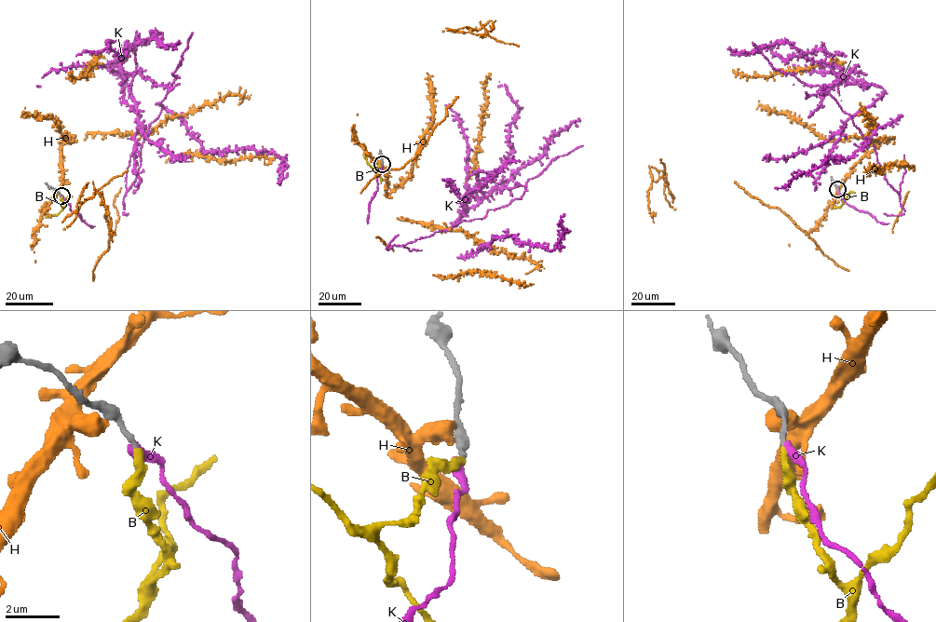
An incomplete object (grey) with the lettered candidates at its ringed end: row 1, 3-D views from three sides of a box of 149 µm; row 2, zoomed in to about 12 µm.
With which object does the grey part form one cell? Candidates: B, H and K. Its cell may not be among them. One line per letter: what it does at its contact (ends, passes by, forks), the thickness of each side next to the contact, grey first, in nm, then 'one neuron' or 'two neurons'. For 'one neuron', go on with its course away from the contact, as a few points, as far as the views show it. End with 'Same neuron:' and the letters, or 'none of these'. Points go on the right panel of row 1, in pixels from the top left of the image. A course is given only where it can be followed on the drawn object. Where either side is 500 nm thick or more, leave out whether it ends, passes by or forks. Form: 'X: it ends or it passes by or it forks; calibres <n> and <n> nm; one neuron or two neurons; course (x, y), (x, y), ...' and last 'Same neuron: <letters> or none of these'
B: it ends; calibres 180 and 240 nm; two neurons
H: calibres 300 and 650 nm; two neurons
K: it ends; calibres 180 and 360 nm; two neurons
Same neuron: none of these

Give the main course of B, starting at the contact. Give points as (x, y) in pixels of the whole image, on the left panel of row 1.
B: (61, 196), (62, 209), (57, 214), (45, 216)

